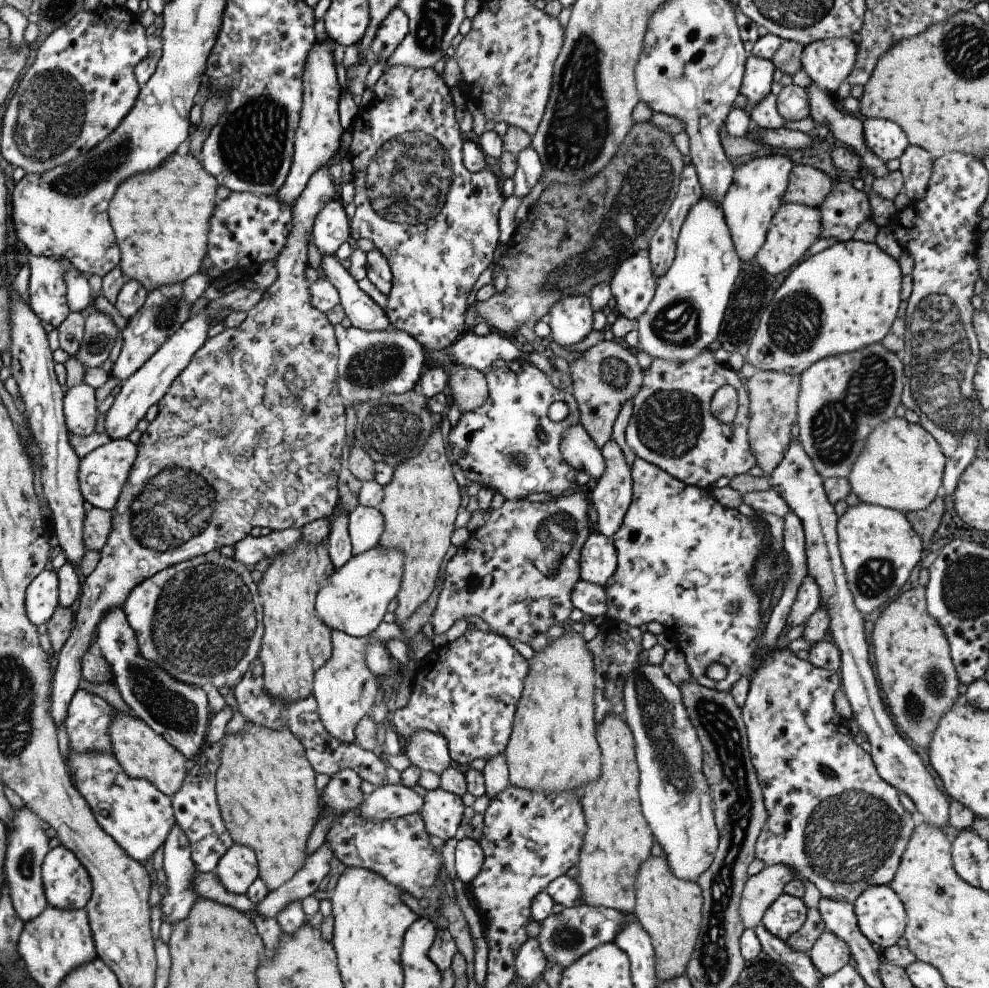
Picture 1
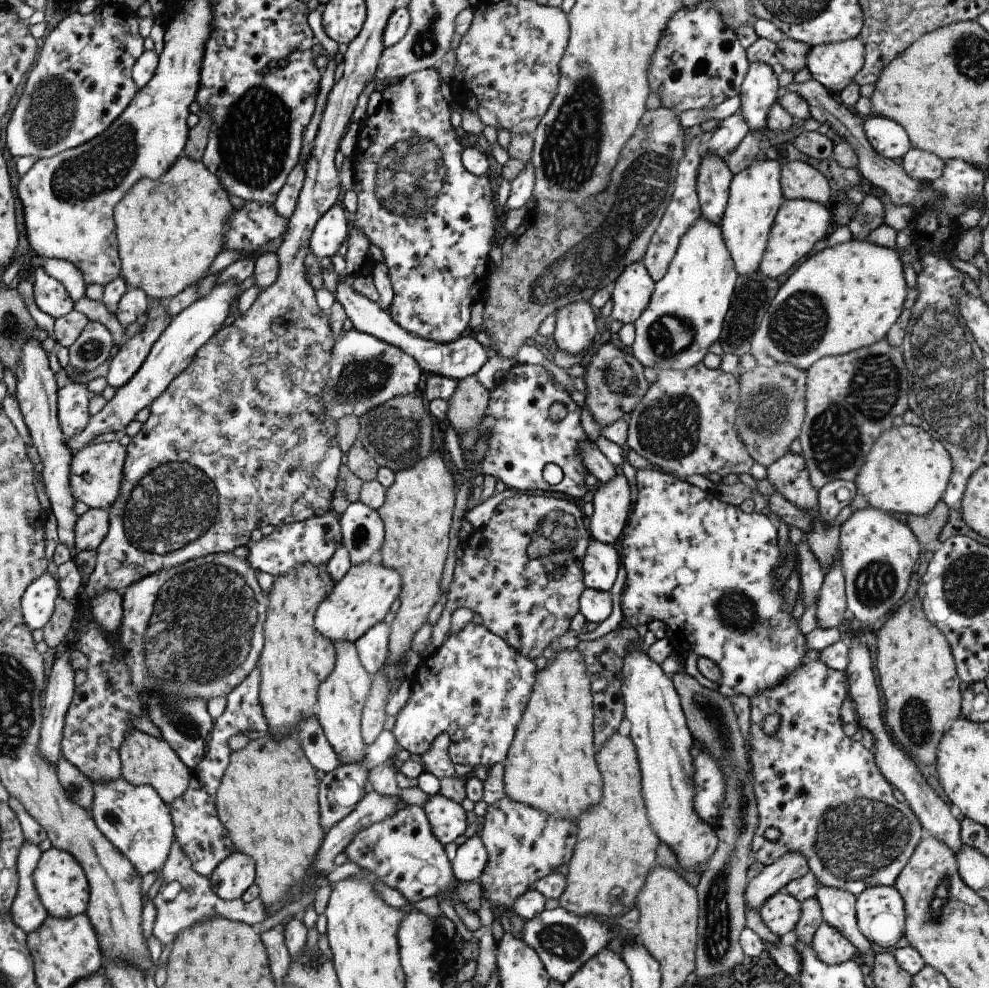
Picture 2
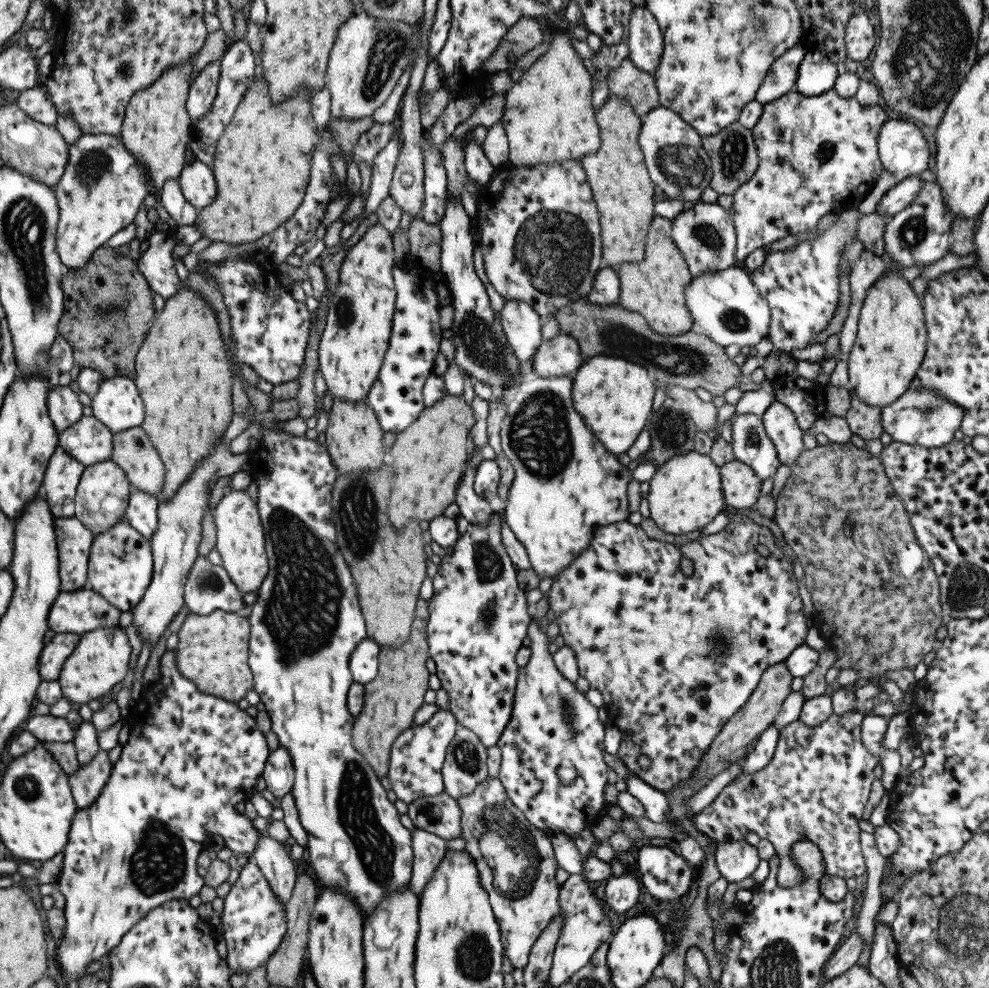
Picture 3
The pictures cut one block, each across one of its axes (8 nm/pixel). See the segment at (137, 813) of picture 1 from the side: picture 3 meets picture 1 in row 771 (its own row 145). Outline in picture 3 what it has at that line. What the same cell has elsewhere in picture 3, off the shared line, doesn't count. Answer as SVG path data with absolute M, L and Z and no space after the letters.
M120 133L116 134L116 136L112 136L112 134L83 134L74 144L67 147L67 154L68 159L64 175L54 187L56 198L58 198L58 208L60 208L60 220L58 221L58 227L56 227L56 238L58 238L56 239L56 252L58 252L62 264L75 272L76 270L80 270L80 268L84 268L90 262L89 258L92 256L94 250L102 247L105 242L108 242L122 228L126 228L128 224L135 222L135 216L138 214L138 210L140 210L140 205L145 196L159 193L152 191L152 182L147 176L147 169L141 163L138 163L138 160L130 154L130 150L124 146L124 142L120 138Z

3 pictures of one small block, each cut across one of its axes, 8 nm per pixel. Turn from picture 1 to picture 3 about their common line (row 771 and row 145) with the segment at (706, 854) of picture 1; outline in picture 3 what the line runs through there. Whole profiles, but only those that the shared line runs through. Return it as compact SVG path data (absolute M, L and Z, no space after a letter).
M661 105L646 113L641 121L642 126L638 137L639 145L643 152L650 179L655 184L658 192L665 192L670 199L691 200L693 203L700 202L703 190L710 186L713 173L711 158L704 150L702 137L698 134L698 131L694 130L679 114Z

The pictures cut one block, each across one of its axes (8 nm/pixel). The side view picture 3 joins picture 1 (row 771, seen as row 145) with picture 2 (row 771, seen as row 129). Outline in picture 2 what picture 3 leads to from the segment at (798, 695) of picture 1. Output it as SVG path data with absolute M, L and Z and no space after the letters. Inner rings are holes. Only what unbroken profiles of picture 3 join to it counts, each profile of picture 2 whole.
M819 659L817 661L802 662L792 674L788 674L788 676L784 678L784 682L780 682L780 684L774 686L774 688L766 688L764 692L760 692L758 696L751 698L751 739L749 755L751 771L753 772L753 788L758 802L759 818L758 828L756 829L756 834L754 834L752 841L752 851L756 860L763 866L772 864L776 862L776 860L780 860L780 858L784 858L788 852L799 852L808 860L809 871L814 874L814 878L816 878L816 882L818 882L818 887L829 886L837 888L838 890L845 890L854 896L858 896L868 887L878 885L892 886L894 882L896 882L896 878L900 876L900 872L902 872L904 866L908 864L908 860L910 860L914 848L918 846L918 842L924 837L925 833L917 816L909 807L909 804L907 802L900 803L894 797L892 792L893 786L882 776L880 770L878 770L873 751L866 749L865 746L862 746L860 741L854 741L844 733L842 726L844 726L845 723L842 721L842 716L840 716L840 706L846 696L849 696L849 694L848 681L845 673L828 668L828 666ZM769 711L780 716L778 730L773 735L765 734L761 726L763 715L766 715ZM768 828L778 829L780 834L779 838L776 840L768 839L764 834Z

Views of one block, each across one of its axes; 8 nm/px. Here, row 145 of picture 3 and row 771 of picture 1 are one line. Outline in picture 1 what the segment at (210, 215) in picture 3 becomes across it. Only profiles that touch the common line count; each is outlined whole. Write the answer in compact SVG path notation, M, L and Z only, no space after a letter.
M246 721L242 732L226 733L220 741L220 766L216 771L215 790L217 800L228 832L235 844L242 844L254 850L259 866L259 877L268 890L276 890L303 867L306 860L306 842L312 832L321 797L316 787L316 771L306 758L302 743L287 727L272 730L269 726Z

